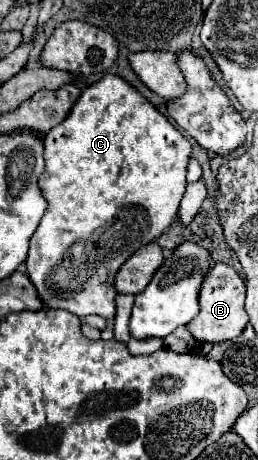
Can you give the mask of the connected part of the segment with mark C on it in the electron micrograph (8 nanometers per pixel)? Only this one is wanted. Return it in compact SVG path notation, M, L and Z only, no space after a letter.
M104 76L102 80L90 84L78 98L78 102L74 104L72 112L68 114L68 118L58 124L56 128L52 128L46 136L44 136L44 172L38 178L38 186L42 196L48 200L48 208L40 220L40 226L36 230L36 234L30 240L30 252L26 258L26 274L32 280L38 298L42 300L42 304L46 308L52 310L68 310L72 314L76 314L78 318L90 316L90 314L98 314L104 316L108 320L108 328L104 330L102 338L110 338L112 336L112 328L114 328L114 314L116 314L116 288L114 288L114 276L120 270L120 266L128 260L128 256L132 256L138 248L142 248L144 244L152 242L154 238L158 238L166 228L170 228L172 220L176 218L180 200L184 196L184 188L186 188L186 166L190 160L190 152L192 152L192 144L166 120L166 116L162 116L142 94L138 94L136 90L132 90L122 78L118 76Z

